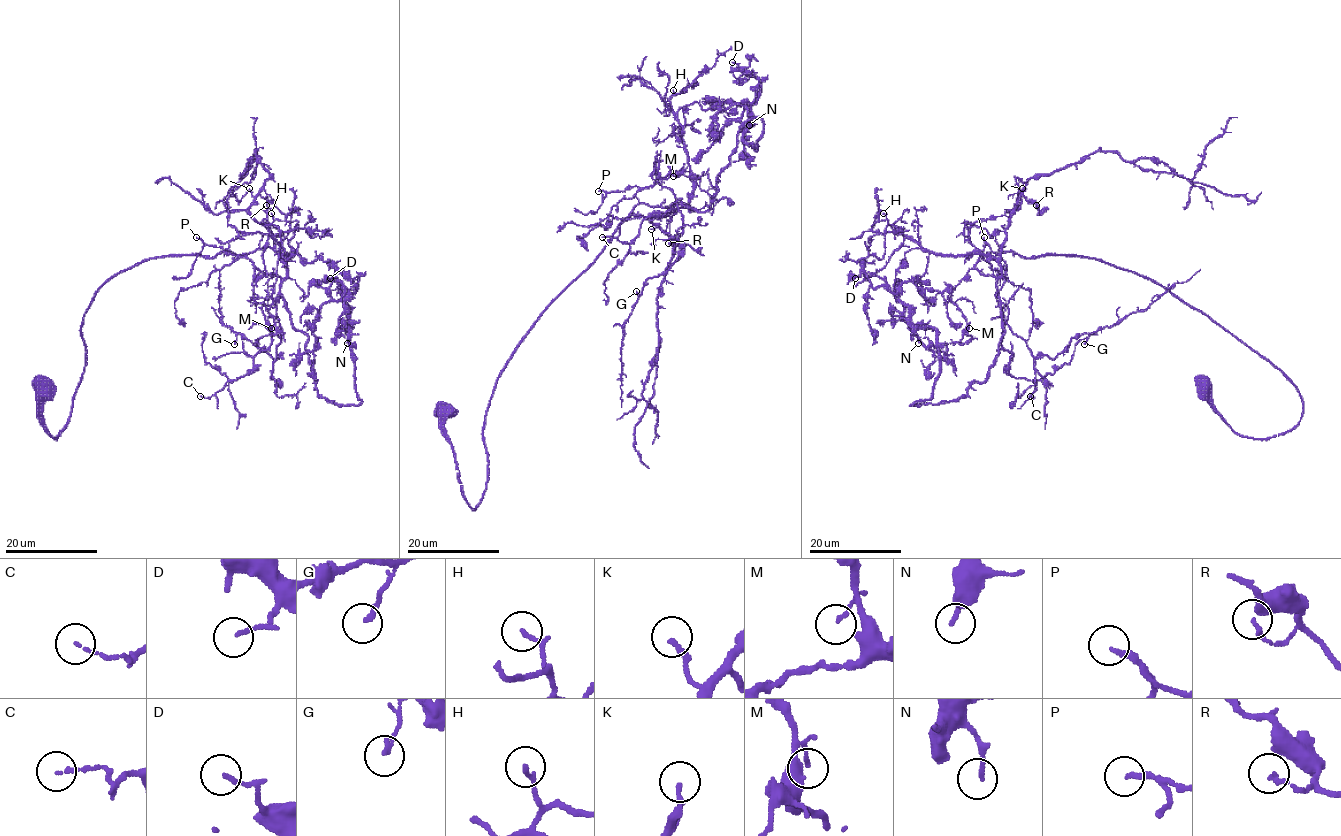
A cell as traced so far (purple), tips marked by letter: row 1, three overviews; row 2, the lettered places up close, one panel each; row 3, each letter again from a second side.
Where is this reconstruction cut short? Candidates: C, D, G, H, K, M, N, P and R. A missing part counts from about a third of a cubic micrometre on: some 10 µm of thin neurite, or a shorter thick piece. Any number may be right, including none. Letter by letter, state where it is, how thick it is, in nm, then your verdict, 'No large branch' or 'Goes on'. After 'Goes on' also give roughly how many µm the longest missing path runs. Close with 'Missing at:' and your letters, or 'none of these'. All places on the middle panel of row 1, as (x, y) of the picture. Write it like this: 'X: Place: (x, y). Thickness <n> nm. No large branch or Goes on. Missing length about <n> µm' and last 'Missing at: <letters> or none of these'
C: Place: (602, 237). Thickness 110 nm. No large branch
D: Place: (732, 62). Thickness 150 nm. No large branch
G: Place: (636, 291). Thickness 170 nm. No large branch
H: Place: (673, 90). Thickness 170 nm. No large branch
K: Place: (651, 229). Thickness 180 nm. Goes on. Missing length about 10 µm
M: Place: (673, 176). Thickness 90 nm. No large branch
N: Place: (749, 125). Thickness 160 nm. No large branch
P: Place: (598, 191). Thickness 200 nm. No large branch
R: Place: (668, 243). Thickness 150 nm. No large branch
Missing at: K

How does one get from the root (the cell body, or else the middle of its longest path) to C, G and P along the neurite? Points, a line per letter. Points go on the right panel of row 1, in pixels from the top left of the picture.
C: (1205, 389), (1244, 436), (1301, 416), (1278, 369), (1162, 286), (1000, 247), (1001, 346), (1030, 396)
G: (1205, 389), (1244, 436), (1301, 416), (1278, 369), (1162, 286), (1000, 247), (1009, 329), (1034, 356), (1084, 344)
P: (1205, 389), (1244, 436), (1301, 416), (1278, 369), (1162, 286), (1000, 247), (1001, 276), (983, 275), (984, 237)

